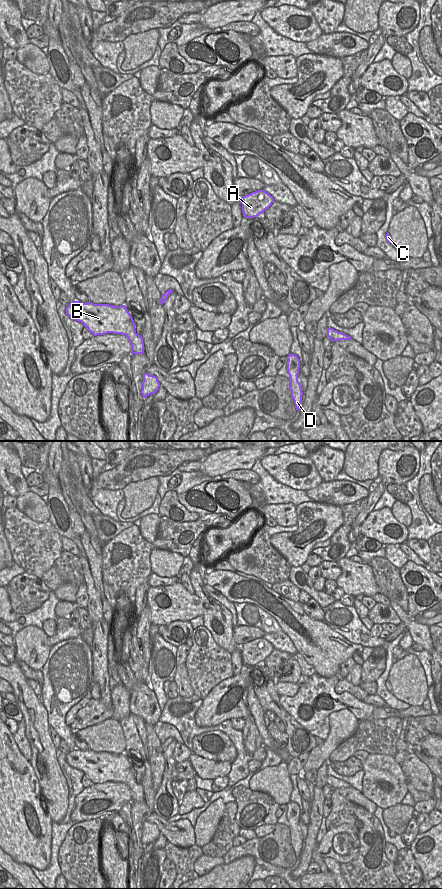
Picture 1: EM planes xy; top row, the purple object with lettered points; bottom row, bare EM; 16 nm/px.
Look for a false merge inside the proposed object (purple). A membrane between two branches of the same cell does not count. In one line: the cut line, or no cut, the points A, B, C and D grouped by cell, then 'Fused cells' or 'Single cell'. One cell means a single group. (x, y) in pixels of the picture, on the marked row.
No split. Groups: A B C D. Single cell.

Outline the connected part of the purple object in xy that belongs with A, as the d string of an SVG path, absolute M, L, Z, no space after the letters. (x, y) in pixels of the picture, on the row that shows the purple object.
M258 190L241 197L239 202L242 204L243 216L246 218L254 218L264 213L272 205L274 199L266 191Z

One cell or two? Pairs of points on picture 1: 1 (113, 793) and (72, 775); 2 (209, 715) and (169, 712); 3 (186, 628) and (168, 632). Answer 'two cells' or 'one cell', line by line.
1: two cells
2: two cells
3: one cell

